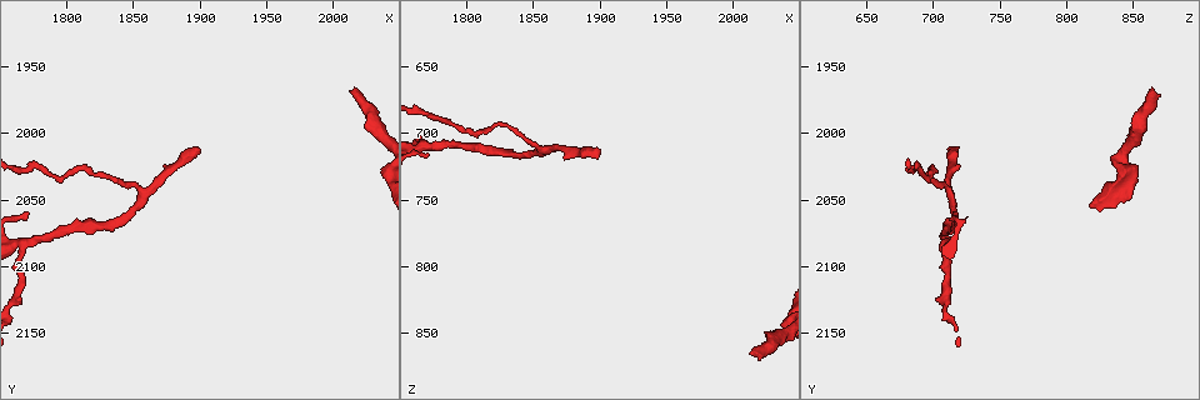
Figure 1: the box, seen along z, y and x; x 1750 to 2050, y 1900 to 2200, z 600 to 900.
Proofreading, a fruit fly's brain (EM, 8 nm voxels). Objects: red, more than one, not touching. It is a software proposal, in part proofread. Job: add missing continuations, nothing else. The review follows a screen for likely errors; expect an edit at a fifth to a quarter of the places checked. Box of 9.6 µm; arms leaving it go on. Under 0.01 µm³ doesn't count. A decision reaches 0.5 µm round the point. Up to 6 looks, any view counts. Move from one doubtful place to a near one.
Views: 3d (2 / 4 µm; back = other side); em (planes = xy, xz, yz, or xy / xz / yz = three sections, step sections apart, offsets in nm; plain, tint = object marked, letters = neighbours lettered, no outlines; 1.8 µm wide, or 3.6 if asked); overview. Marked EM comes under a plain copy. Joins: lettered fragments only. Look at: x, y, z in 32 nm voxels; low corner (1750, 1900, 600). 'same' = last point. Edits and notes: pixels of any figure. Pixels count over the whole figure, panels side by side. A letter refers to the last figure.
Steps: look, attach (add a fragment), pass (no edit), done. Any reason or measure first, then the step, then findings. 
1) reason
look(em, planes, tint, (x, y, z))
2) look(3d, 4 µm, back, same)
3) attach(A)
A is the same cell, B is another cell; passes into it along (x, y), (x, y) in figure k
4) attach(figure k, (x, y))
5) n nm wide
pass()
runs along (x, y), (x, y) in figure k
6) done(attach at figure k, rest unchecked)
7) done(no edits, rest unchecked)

an open end
look(3d, 2 µm, (1896, 2010, 718))

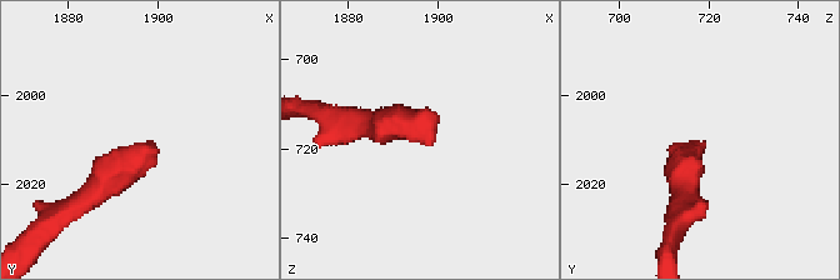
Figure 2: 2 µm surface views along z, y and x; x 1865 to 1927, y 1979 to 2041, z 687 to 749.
shape alone is not enough
look(em, planes, tint, (1896, 2012, 719))

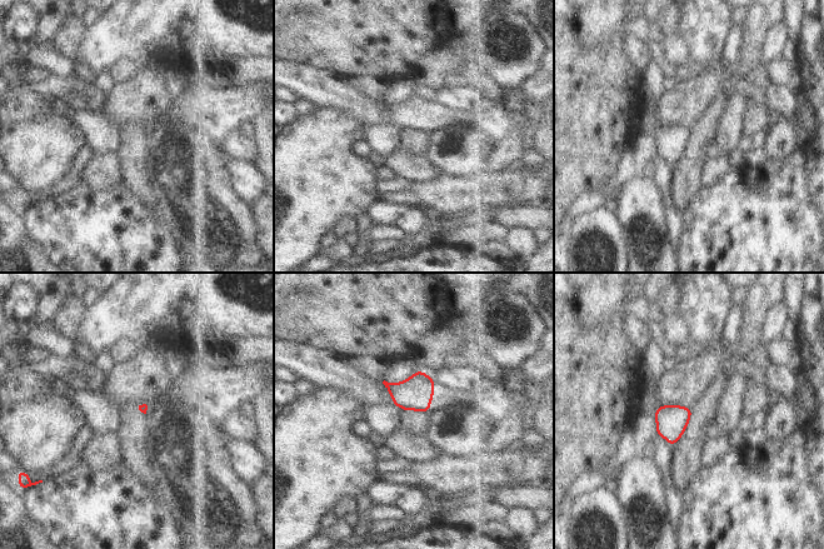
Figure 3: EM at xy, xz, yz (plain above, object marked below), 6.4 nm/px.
look(em, planes, letters, same)

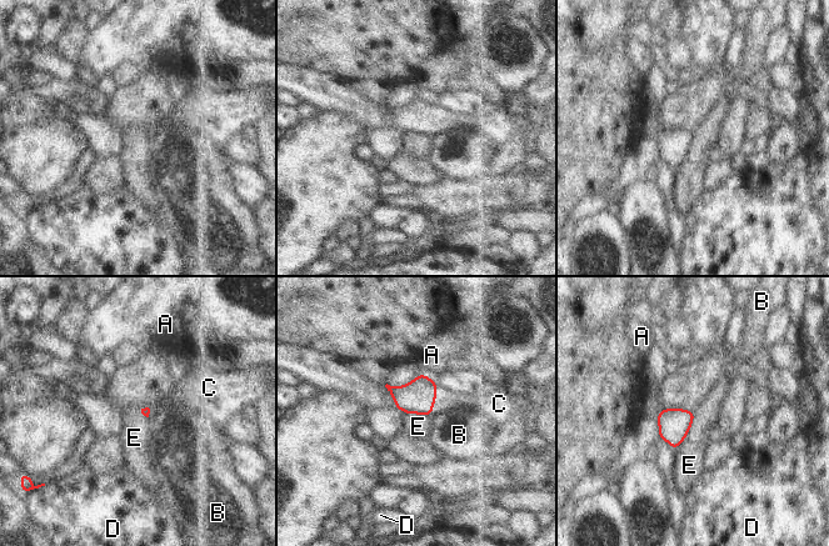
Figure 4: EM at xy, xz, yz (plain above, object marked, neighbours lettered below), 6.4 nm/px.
E touches over 280 nm
attach(figure 4, (473, 396))
C is the same cell, A, B, D and E are other cells; passes into it along (418, 396), (435, 396), (473, 396) in figure 4; the cell continues

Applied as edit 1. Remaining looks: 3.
look(overview)

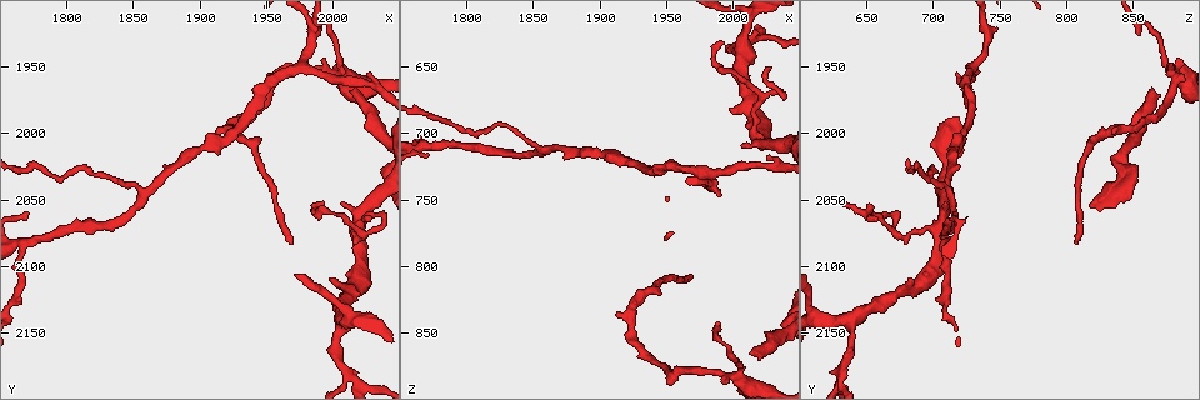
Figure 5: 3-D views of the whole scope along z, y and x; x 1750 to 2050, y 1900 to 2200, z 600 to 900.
end of a long branch
look(em, planes, letters, (1968, 2086, 806))

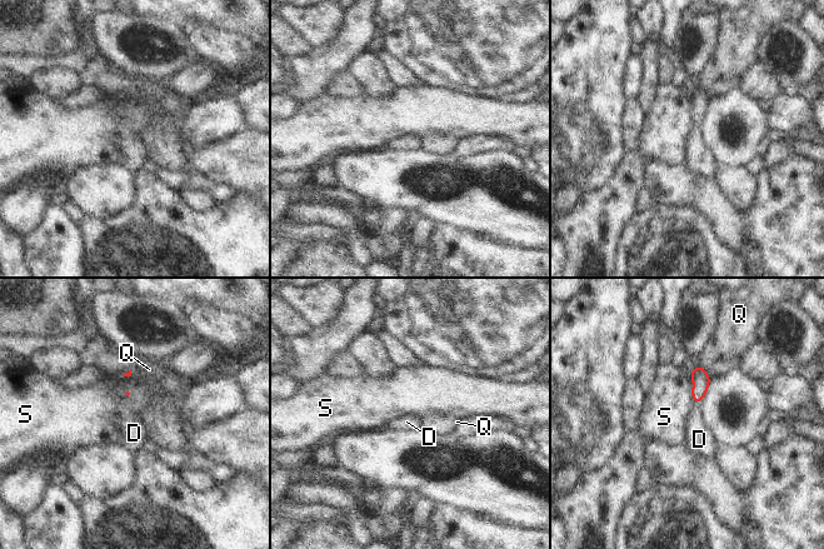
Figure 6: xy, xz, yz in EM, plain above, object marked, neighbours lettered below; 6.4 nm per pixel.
S touches over 220 nm
attach(figure 6, (699, 439))
D is the same cell, Q and S are other cells; passes into it along (700, 378), (698, 403), (699, 439) in figure 6; it goes on there

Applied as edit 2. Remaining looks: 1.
an open end
look(em, planes, letters, (2014, 1968, 864))

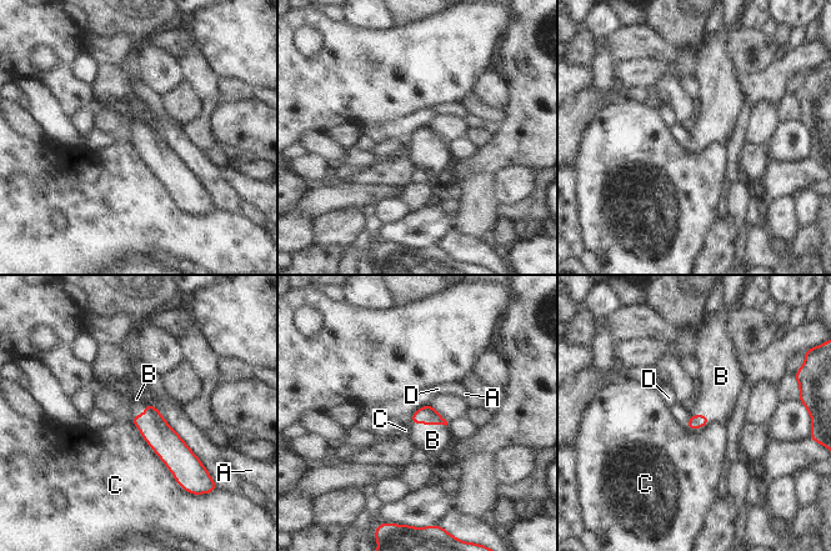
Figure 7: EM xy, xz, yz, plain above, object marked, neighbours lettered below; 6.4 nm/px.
attach(figure 7, (432, 440))
B is the same cell, A, C and D are other cells; passes into it along (427, 415), (427, 424), (432, 440) in figure 7; it goes on there

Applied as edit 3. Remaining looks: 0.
done(attach at figure 4, attach at figure 6, attach at figure 7, rest unchecked)

